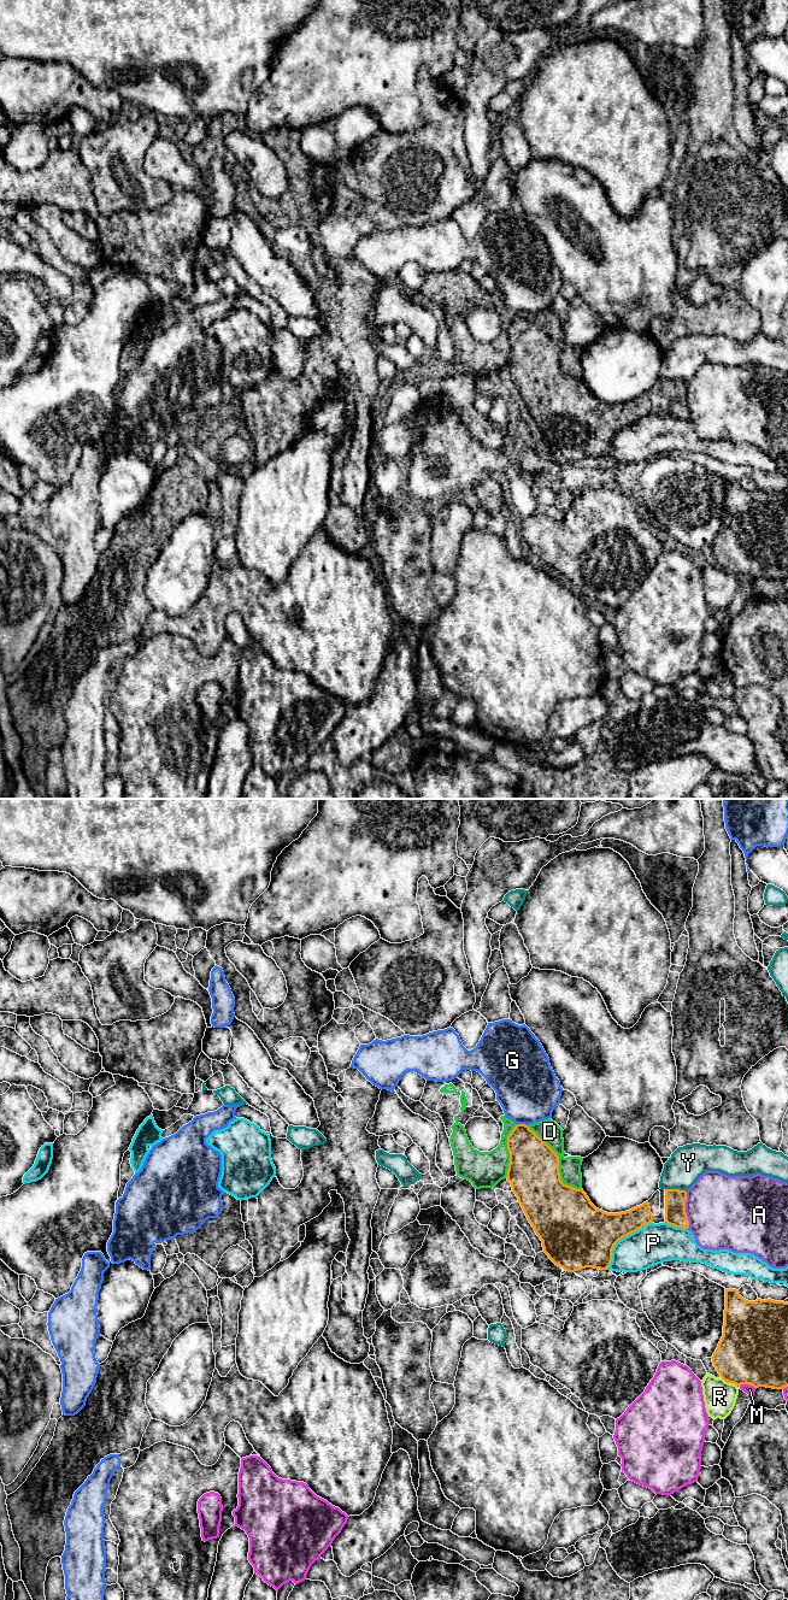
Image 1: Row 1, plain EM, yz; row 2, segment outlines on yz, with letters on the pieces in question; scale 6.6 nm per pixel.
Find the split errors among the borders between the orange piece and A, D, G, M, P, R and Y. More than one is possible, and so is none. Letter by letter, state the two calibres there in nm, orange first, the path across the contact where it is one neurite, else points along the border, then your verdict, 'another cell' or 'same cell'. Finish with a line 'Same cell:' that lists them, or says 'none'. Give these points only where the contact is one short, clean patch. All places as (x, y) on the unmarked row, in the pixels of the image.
A: 140/460 nm | another cell
D: 340/150 nm | another cell
G: 300/420 nm | another cell
M: 460/60 nm | another cell
P: 420/280 nm | another cell
R: 440/220 nm | another cell
Y: 140/240 nm | another cell
Same cell: none

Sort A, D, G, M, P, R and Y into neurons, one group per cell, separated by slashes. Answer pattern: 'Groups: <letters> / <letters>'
Groups: A / D / G / M / P / R / Y

